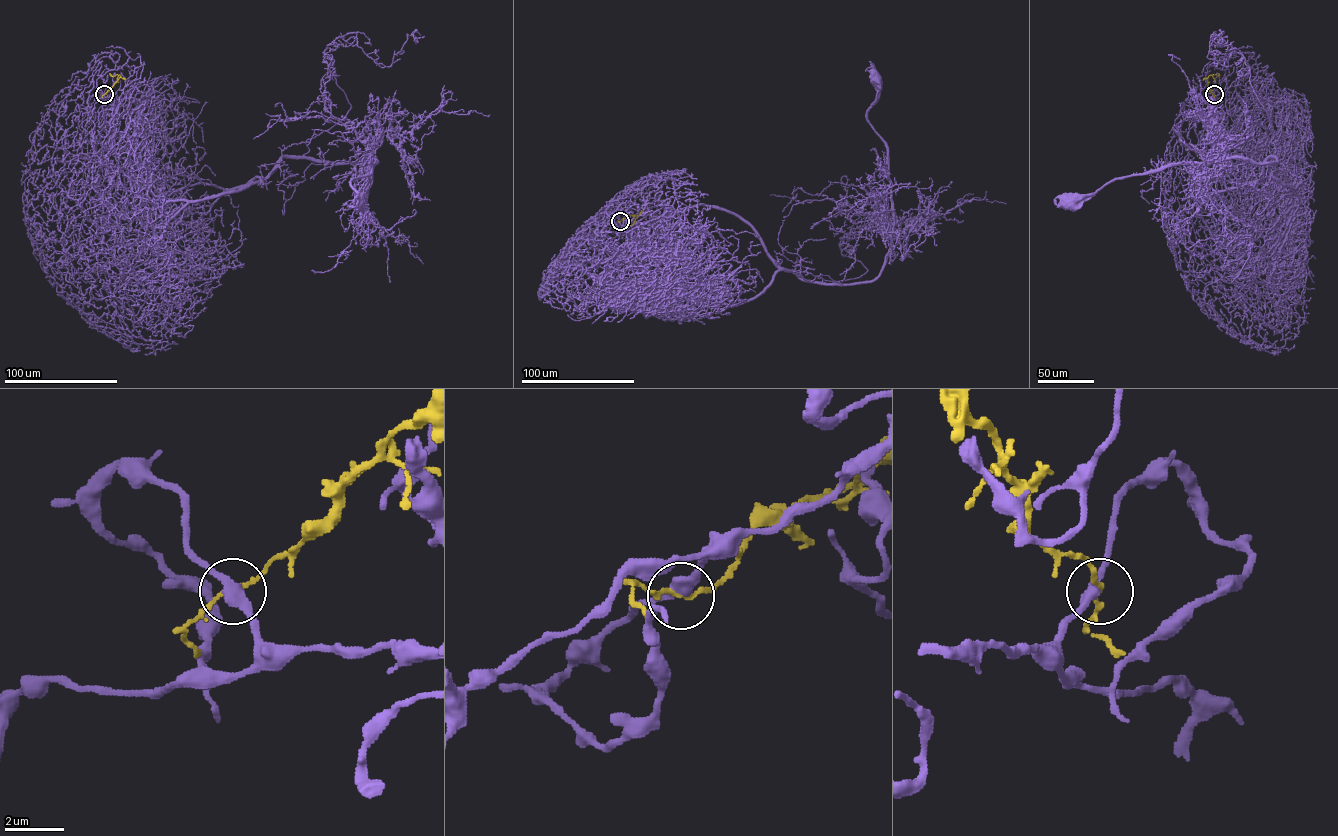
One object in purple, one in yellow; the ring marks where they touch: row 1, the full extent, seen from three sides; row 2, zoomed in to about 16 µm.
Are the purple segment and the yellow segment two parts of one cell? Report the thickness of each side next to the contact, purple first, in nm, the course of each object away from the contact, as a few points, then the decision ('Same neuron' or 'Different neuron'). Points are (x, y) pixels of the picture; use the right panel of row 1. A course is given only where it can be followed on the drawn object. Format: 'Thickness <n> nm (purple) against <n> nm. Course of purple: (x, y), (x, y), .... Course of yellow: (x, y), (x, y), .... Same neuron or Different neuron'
Thickness 360 nm (purple) against 120 nm. Course of purple: (1214, 94), (1197, 149), (1235, 168), (1197, 200), (1253, 183), (1274, 157), (1164, 166), (1069, 201). Course of yellow: (1214, 95), (1207, 78), (1210, 75), (1218, 76), (1218, 73). Same neuron

